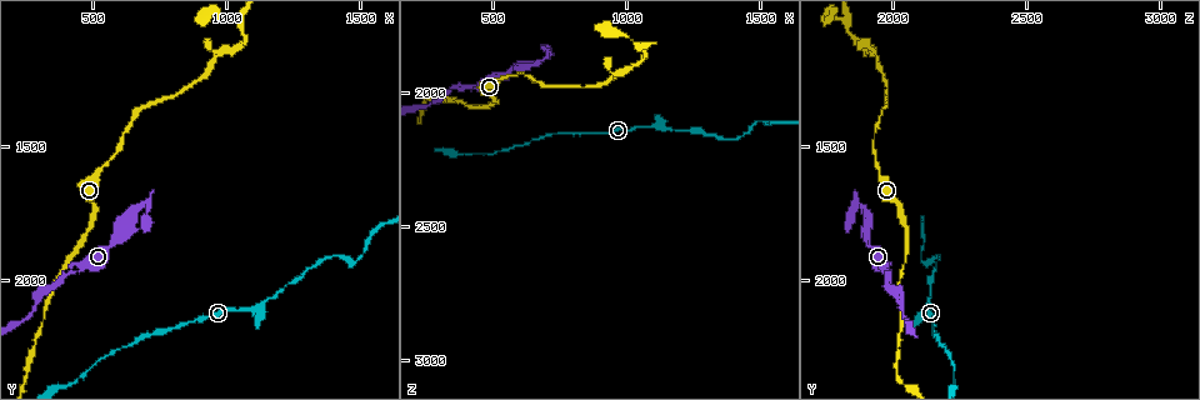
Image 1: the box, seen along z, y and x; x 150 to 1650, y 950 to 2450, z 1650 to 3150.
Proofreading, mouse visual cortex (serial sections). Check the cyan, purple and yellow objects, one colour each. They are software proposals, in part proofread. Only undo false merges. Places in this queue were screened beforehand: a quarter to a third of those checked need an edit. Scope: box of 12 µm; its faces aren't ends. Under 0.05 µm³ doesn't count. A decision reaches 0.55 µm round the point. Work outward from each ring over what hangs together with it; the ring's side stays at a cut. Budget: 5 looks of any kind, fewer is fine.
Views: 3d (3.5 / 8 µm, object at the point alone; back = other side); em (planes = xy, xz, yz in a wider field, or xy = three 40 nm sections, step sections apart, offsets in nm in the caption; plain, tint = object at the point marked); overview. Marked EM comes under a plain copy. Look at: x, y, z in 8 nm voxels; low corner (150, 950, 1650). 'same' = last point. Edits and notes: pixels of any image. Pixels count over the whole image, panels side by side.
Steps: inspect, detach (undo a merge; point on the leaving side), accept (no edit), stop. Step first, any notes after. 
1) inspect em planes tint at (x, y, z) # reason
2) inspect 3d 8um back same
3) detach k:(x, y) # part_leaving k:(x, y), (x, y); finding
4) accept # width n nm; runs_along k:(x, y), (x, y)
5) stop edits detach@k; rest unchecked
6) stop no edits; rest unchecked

inspect 3d 8um at (700, 1710, 1860) # sharp bend

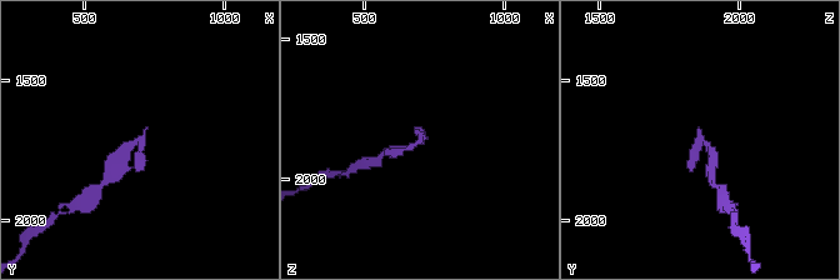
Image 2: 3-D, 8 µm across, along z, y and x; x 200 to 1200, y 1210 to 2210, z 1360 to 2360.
inspect 3d 3.5um at (700, 1710, 1860)

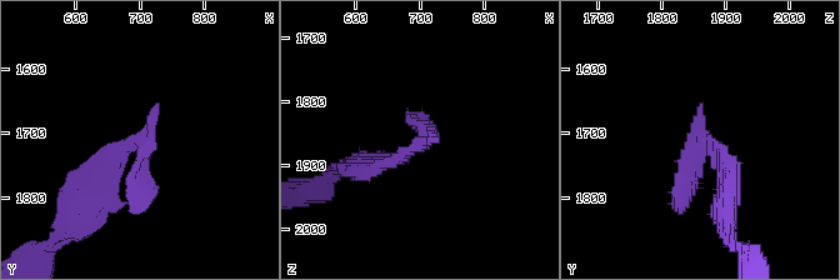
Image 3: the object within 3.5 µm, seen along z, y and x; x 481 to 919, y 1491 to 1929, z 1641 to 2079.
inspect em planes tint at (700, 1715, 1870) # need the tissue

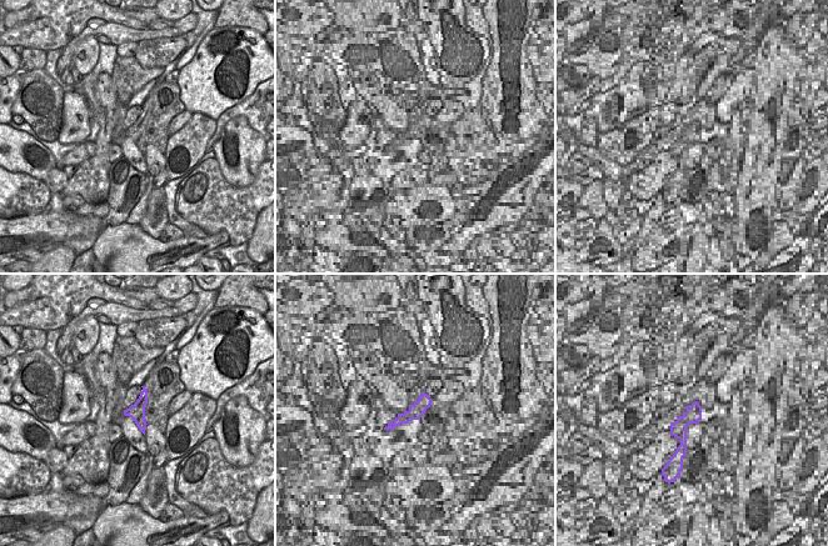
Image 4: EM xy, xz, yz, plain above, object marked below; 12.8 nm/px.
accept # runs_along 3:(361, 166), (415, 148), (419, 119); continuous, no second cell

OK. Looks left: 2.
inspect 3d 8um at (1070, 1120, 1880) # sharp bend

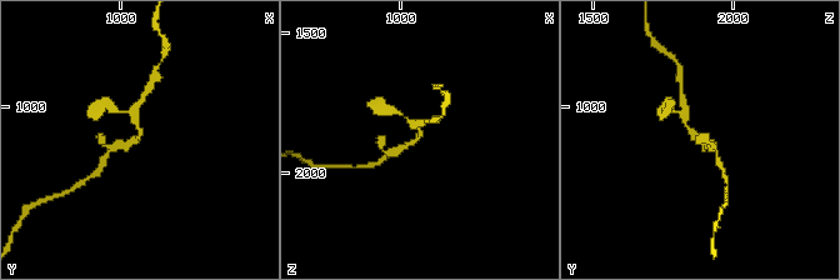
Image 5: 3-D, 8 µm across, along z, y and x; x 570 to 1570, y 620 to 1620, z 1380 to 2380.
inspect em xy step 5 tint at (1060, 1120, 1870)

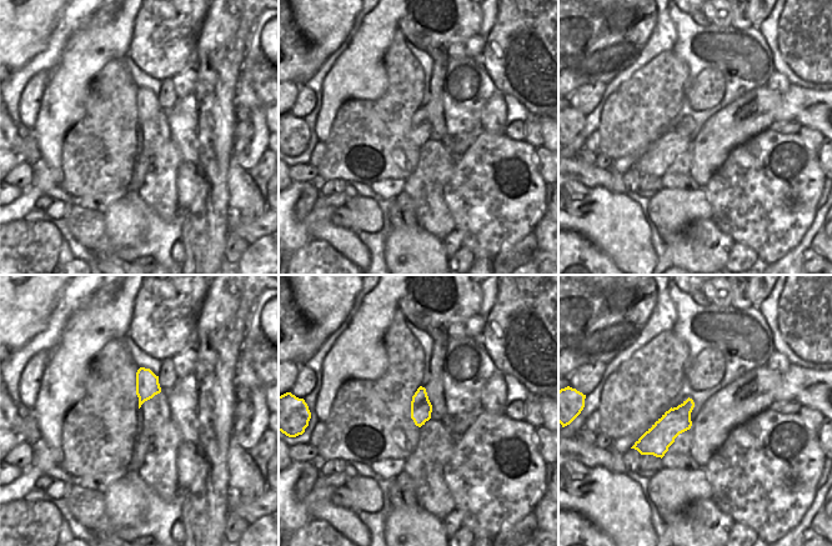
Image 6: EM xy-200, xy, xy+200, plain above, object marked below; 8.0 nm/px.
accept # width 170 nm; runs_along 5:(715, 150), (679, 113); one cell here

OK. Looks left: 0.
stop no edits; rest unchecked

